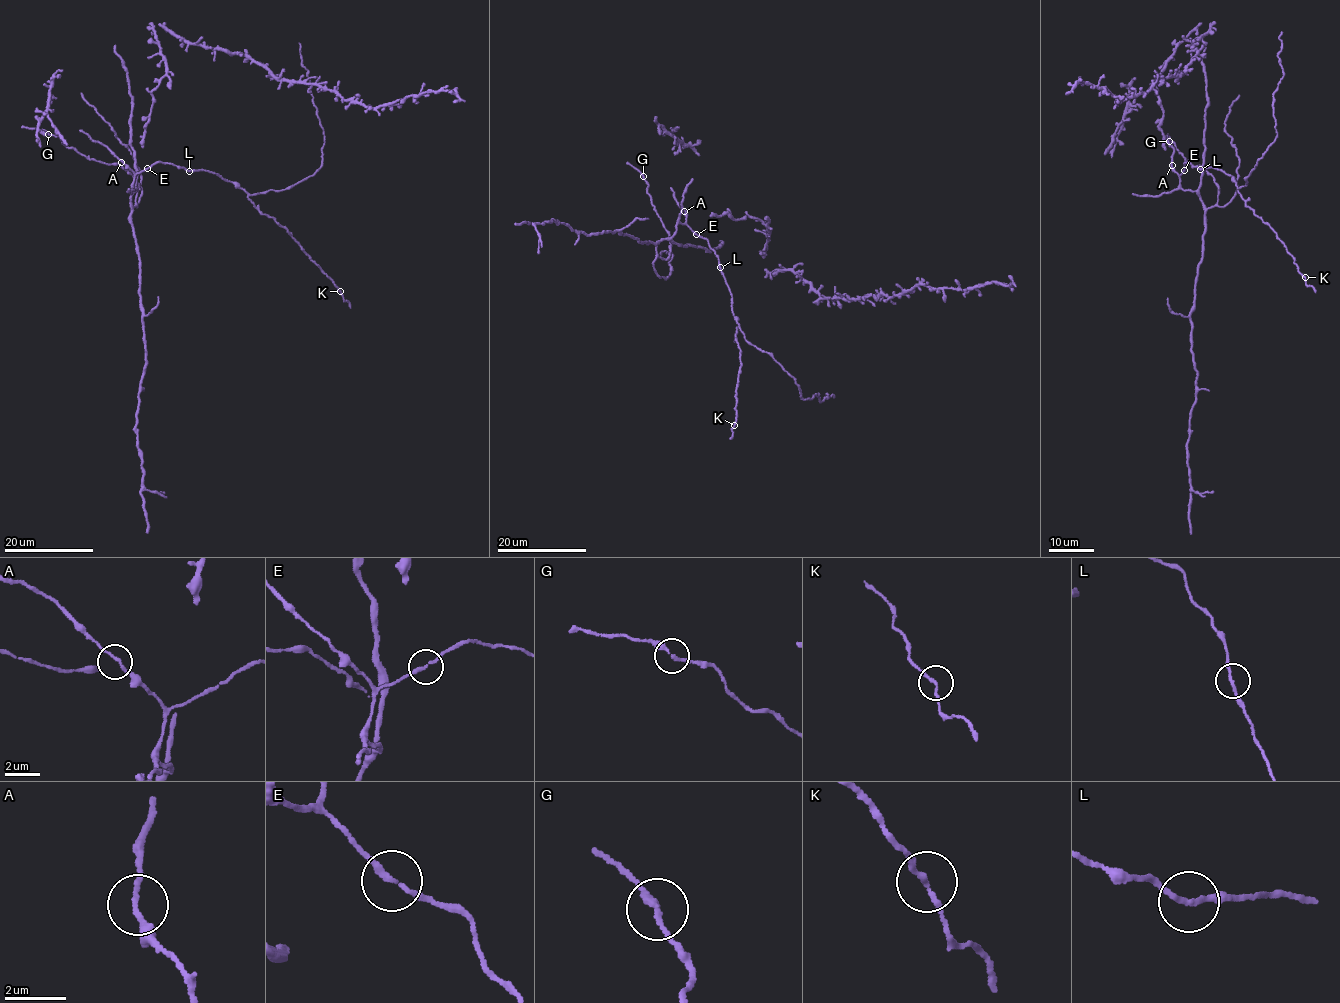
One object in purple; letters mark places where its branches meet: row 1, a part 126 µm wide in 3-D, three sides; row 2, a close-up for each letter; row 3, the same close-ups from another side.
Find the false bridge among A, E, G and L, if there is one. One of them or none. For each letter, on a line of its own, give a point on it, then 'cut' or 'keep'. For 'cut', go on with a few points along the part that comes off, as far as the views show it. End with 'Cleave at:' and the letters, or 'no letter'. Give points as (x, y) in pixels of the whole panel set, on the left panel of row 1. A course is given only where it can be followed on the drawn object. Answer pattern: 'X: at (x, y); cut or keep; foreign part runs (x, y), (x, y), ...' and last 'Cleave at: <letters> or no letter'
A: at (121, 162); keep
E: at (147, 168); keep
G: at (48, 134); keep
L: at (189, 171); keep
Cleave at: no letter

